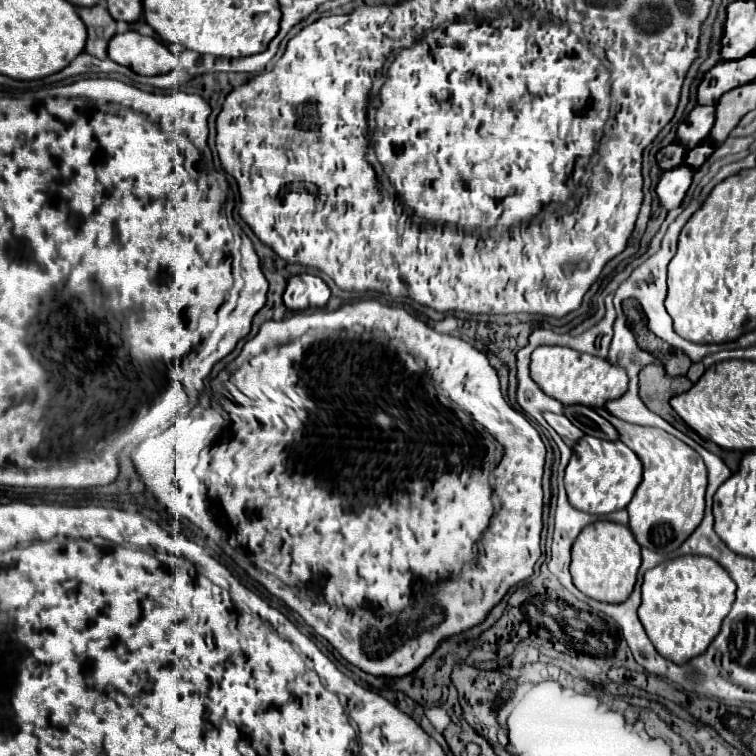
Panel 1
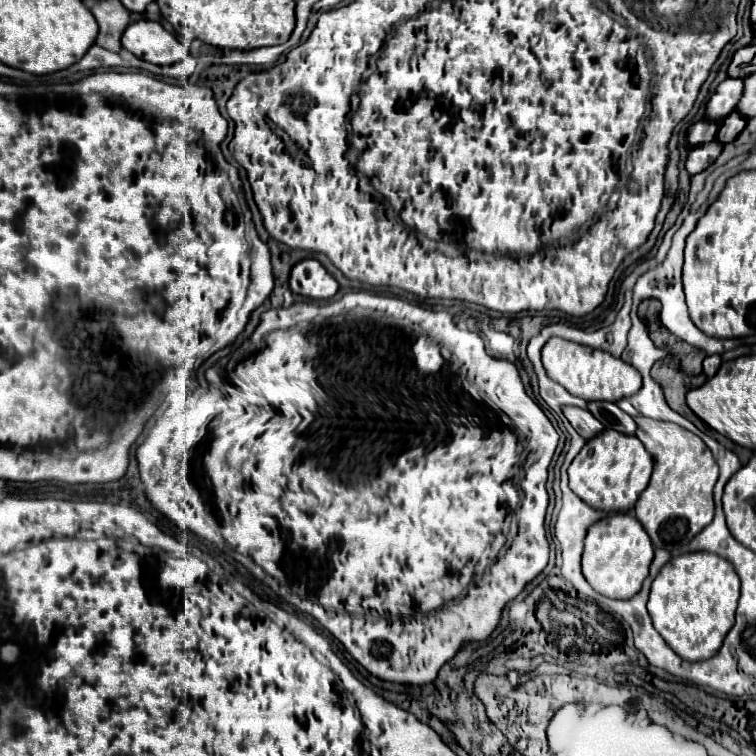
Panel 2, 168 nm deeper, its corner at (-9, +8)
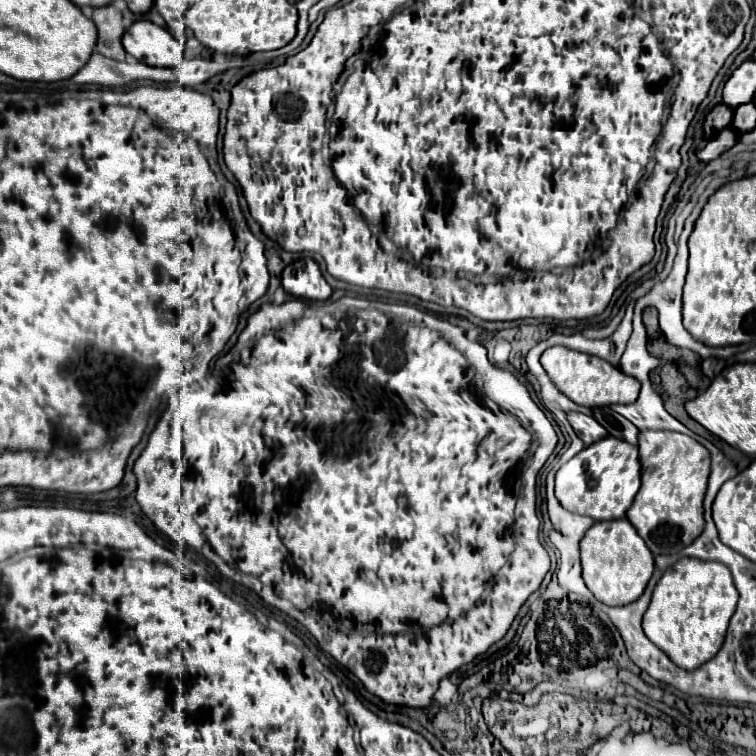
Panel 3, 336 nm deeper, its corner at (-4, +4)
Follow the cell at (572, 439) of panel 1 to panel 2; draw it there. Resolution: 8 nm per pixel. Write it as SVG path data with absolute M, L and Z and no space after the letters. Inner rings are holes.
M563 406L563 414L565 414L565 418L569 420L569 424L571 424L585 440L591 440L593 436L601 434L603 428L605 428L599 420L595 420L595 416L591 416L589 410L581 410L581 408L575 408L575 406Z

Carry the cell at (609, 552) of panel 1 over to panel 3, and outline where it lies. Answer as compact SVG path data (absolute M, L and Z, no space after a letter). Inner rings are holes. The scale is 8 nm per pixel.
M626 518L612 522L596 522L580 542L580 556L582 578L588 590L608 606L626 606L638 600L654 570L650 550Z

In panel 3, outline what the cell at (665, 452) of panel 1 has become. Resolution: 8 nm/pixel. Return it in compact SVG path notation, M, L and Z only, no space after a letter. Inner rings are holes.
M642 430L638 450L642 486L626 516L654 556L678 554L704 530L702 502L710 476L710 452L698 440L670 430Z

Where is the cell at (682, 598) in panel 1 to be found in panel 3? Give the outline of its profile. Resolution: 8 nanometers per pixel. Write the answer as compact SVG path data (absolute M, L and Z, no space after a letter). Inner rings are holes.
M682 558L670 566L656 582L650 606L642 618L644 634L684 670L696 670L712 660L722 648L728 622L736 610L738 592L730 580L730 570L718 562Z

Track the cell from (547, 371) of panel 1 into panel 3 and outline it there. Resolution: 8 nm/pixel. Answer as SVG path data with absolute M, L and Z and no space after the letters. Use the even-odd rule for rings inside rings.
M552 346L548 348L540 358L542 368L550 376L550 380L556 384L558 390L562 390L570 400L574 400L580 406L612 406L612 404L630 404L638 398L640 382L634 376L624 374L620 368L612 366L610 362L590 356L584 352L570 350L566 346Z

